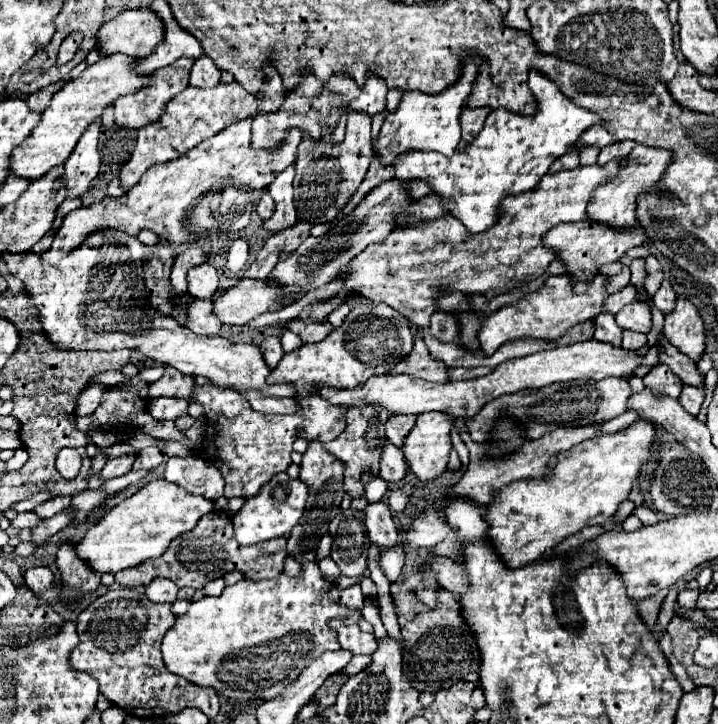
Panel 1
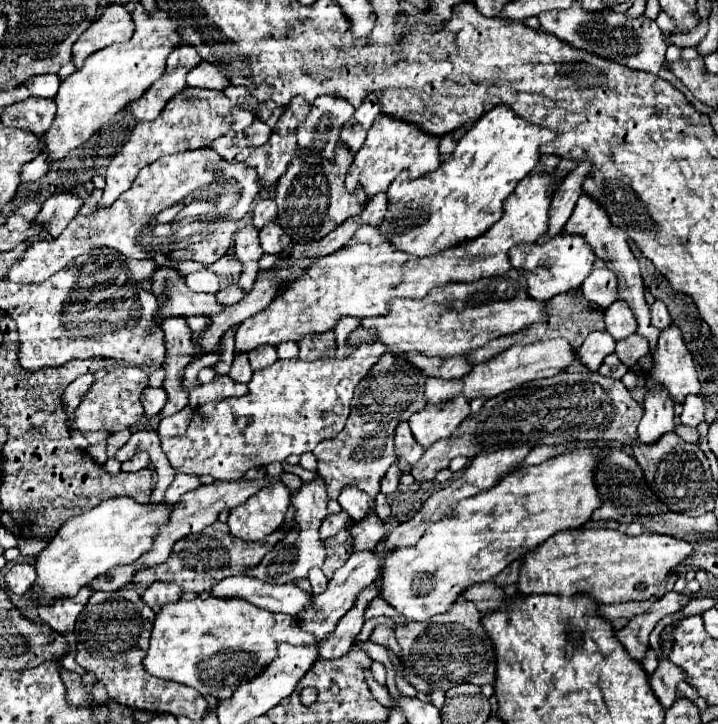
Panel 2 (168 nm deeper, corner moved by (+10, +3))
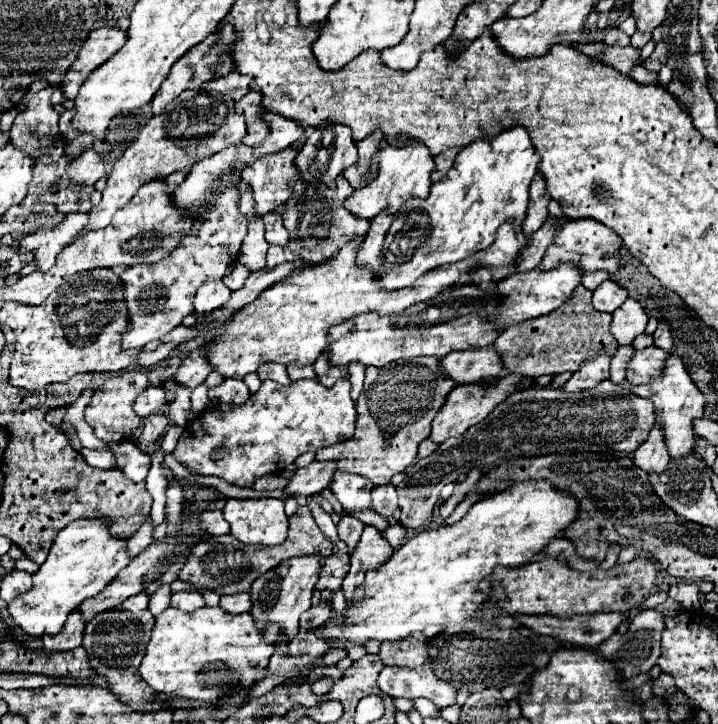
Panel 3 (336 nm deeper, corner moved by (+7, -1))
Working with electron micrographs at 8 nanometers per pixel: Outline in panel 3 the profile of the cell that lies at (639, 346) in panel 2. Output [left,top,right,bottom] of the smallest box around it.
[627,345,669,385]

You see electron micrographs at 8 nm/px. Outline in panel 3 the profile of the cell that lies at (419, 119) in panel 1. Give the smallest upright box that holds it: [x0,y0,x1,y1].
[345,141,435,219]

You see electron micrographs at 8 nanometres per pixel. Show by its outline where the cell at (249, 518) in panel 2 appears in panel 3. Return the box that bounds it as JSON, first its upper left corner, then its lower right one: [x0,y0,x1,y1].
[223,499,287,545]

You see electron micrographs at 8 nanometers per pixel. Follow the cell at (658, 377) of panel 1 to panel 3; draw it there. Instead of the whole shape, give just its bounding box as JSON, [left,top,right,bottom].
[633,425,669,473]

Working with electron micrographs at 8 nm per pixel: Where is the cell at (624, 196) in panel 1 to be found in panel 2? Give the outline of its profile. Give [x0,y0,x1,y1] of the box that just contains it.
[564,193,660,353]

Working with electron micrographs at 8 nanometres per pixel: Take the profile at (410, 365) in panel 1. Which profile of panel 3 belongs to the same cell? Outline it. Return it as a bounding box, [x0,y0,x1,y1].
[441,345,503,383]

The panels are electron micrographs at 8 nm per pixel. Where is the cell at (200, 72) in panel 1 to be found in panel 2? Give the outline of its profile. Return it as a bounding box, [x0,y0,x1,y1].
[186,61,230,89]

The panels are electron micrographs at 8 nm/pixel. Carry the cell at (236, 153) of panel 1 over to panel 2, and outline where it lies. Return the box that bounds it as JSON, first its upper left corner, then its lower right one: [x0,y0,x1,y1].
[6,147,260,283]

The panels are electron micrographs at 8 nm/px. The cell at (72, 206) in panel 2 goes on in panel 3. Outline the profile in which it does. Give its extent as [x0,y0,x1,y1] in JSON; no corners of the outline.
[19,213,87,271]

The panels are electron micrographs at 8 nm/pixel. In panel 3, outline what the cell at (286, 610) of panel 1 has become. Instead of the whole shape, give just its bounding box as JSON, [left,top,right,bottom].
[139,607,275,703]

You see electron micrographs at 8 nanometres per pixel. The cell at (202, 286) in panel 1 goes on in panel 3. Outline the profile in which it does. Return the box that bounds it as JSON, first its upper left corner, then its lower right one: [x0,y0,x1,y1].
[193,281,231,313]

